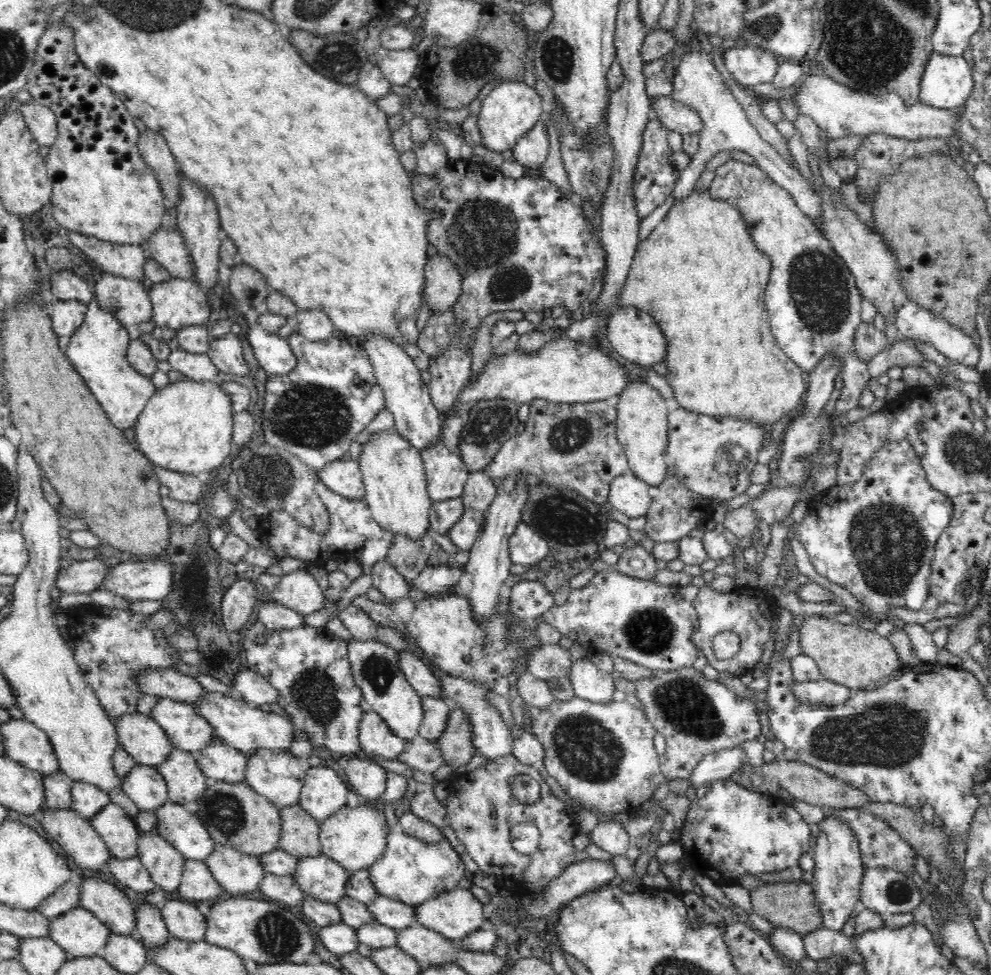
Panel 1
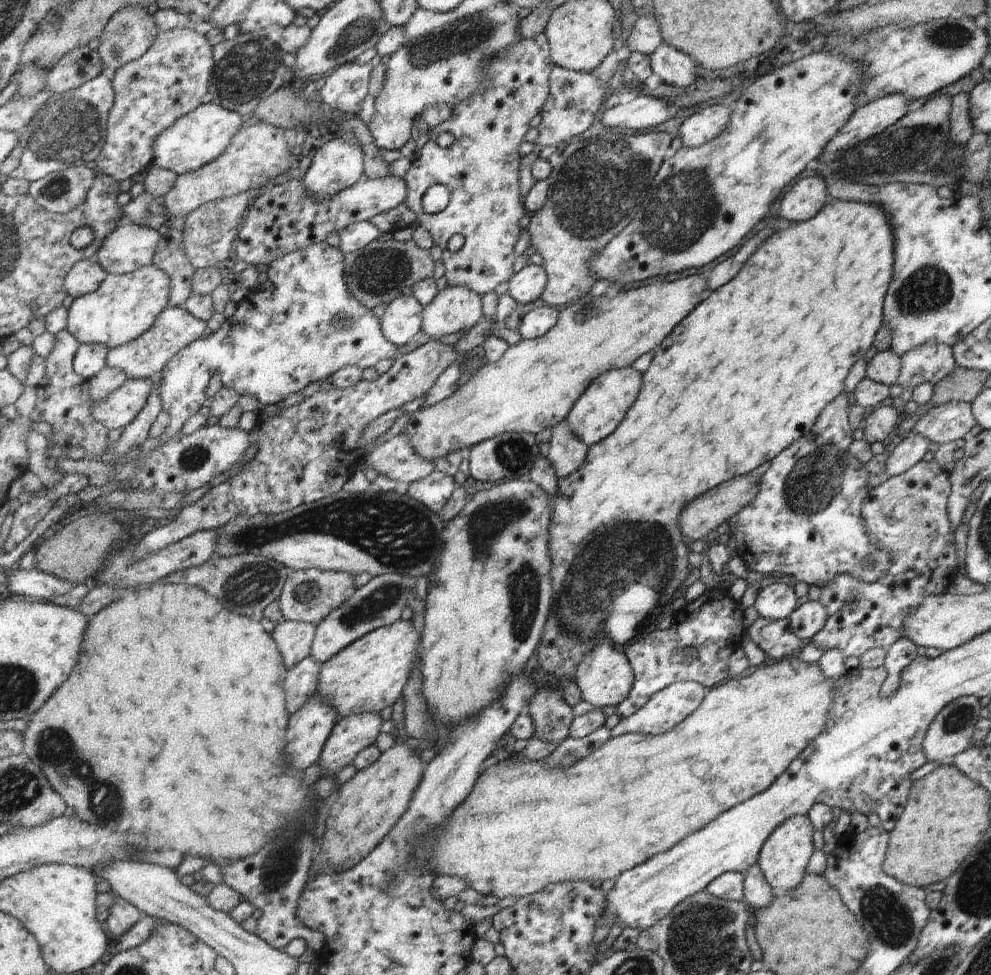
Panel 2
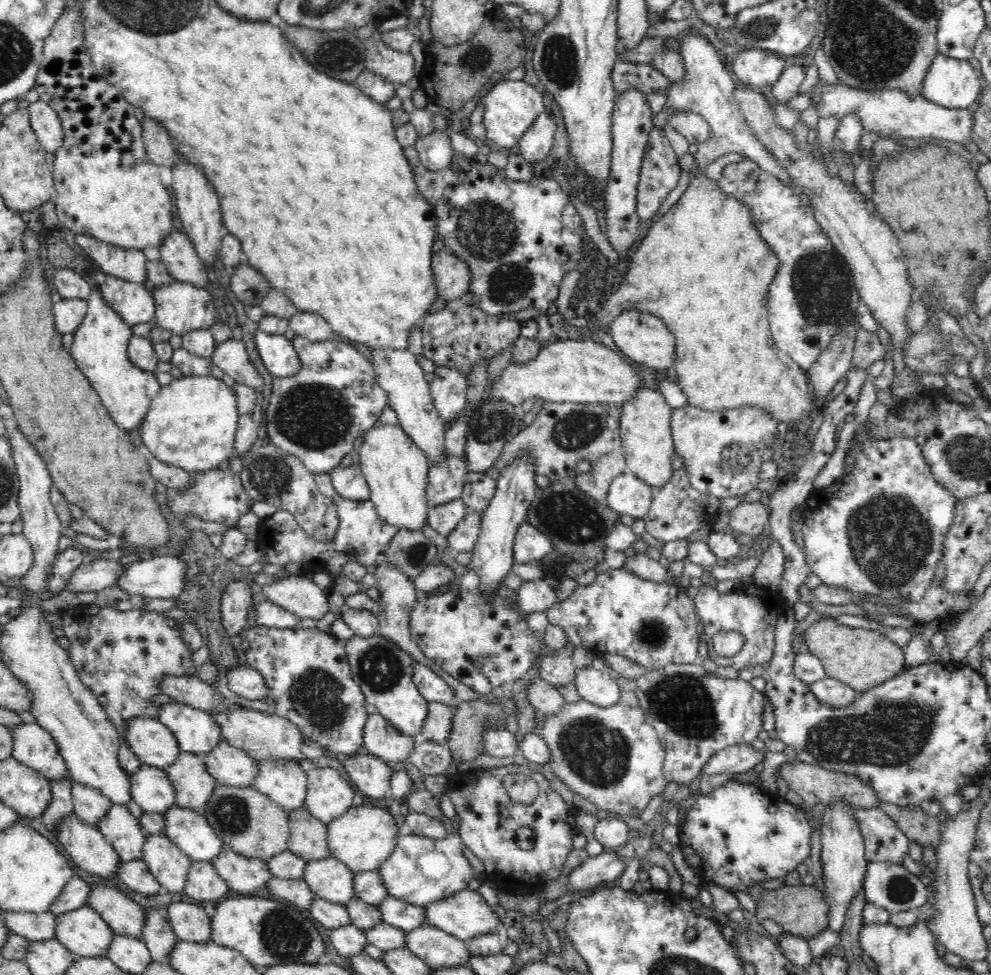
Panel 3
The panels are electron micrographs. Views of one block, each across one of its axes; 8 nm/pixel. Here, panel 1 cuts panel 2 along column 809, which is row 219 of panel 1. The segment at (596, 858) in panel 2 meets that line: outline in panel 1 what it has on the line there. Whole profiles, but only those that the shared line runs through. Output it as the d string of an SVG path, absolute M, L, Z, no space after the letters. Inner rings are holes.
M695 189L684 202L678 206L672 206L665 217L657 224L650 236L639 242L634 255L625 290L618 301L620 305L630 305L644 309L658 325L666 339L666 350L662 364L666 366L666 374L663 375L668 386L672 388L672 394L678 408L688 410L698 416L711 416L712 418L737 418L743 422L753 422L756 426L770 426L782 416L782 414L794 414L802 406L802 397L806 392L803 370L788 358L788 355L778 346L775 336L768 322L768 312L764 306L764 288L770 274L770 259L756 250L749 230L746 228L742 215L733 206L721 200L713 200L707 191Z

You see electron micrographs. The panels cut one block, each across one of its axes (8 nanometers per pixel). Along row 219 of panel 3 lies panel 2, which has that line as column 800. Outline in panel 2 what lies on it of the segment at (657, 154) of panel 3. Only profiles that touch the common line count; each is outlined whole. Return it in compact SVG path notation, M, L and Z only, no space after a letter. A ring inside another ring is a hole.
M931 459L930 461L916 462L911 468L901 474L889 477L883 483L873 487L861 502L859 514L866 521L867 538L869 542L887 552L891 556L891 566L879 580L872 583L863 582L859 578L853 578L849 574L837 574L820 588L818 601L826 610L827 620L823 628L808 642L798 639L786 625L787 620L765 620L758 617L747 628L747 635L755 646L761 649L768 661L777 661L787 656L796 655L799 648L806 644L813 644L821 652L825 650L839 650L844 658L847 656L861 656L863 652L872 648L887 648L891 646L903 632L903 617L907 610L919 606L923 598L927 596L941 595L945 589L955 579L959 558L955 556L954 531L951 530L951 522L947 520L947 494L949 494L950 484L948 473L943 472L941 467Z

